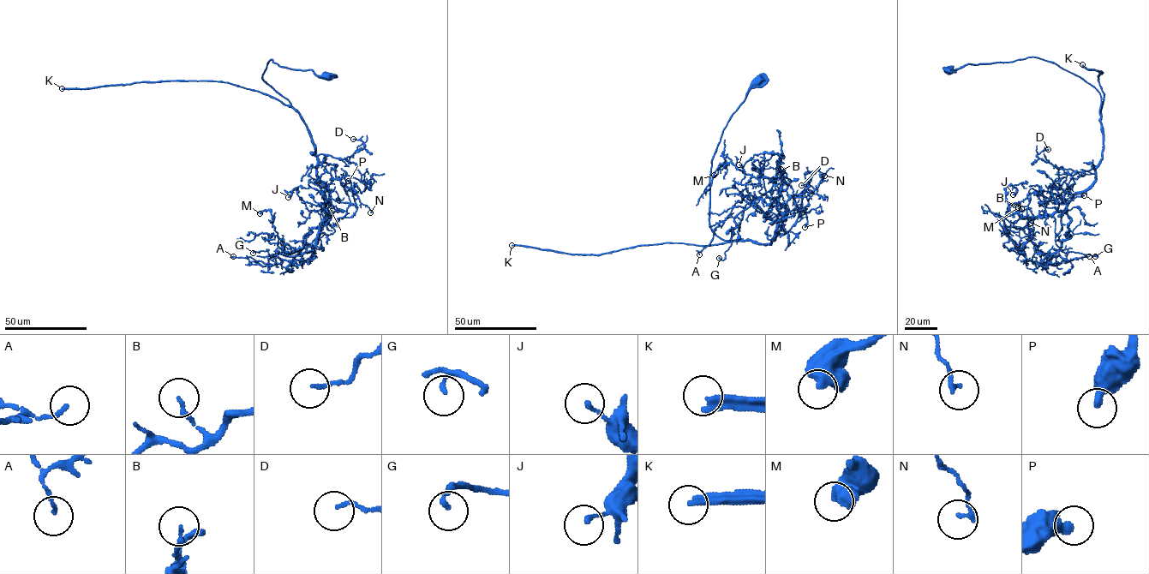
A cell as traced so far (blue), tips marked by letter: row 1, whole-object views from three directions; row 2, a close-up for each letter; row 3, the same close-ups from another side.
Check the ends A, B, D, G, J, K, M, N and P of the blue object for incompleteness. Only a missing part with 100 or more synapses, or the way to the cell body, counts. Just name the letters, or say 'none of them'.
K

